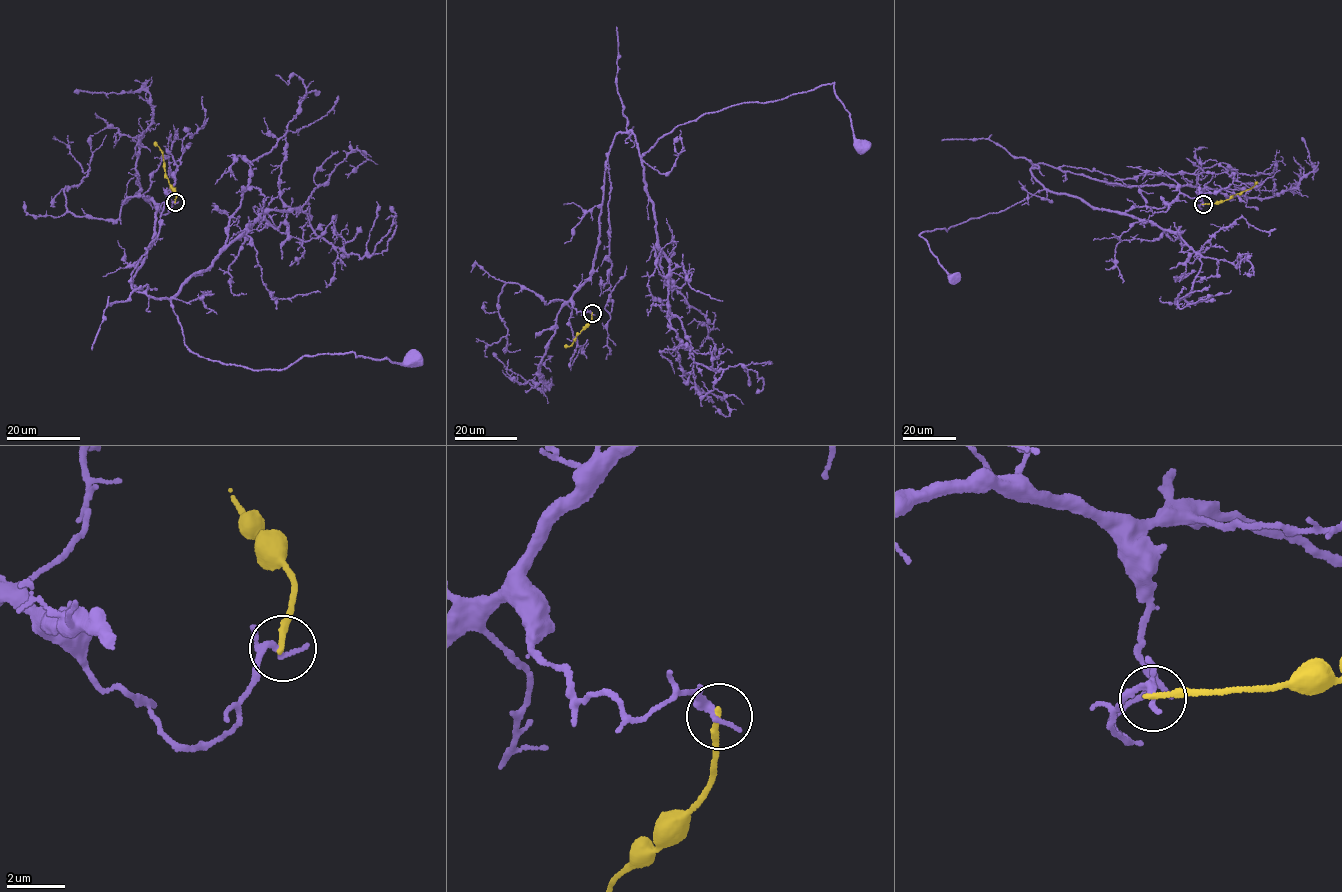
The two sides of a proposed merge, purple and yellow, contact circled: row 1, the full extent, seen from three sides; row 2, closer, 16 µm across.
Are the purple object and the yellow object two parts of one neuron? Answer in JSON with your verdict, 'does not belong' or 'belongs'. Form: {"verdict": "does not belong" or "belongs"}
{"verdict": "does not belong"}

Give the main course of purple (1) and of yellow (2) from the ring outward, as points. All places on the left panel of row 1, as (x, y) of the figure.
1: (174, 202), (164, 214), (145, 200), (154, 232), (131, 287), (170, 300), (199, 356), (259, 370), (413, 359)
2: (175, 202), (177, 194), (164, 171), (163, 155), (154, 142)

